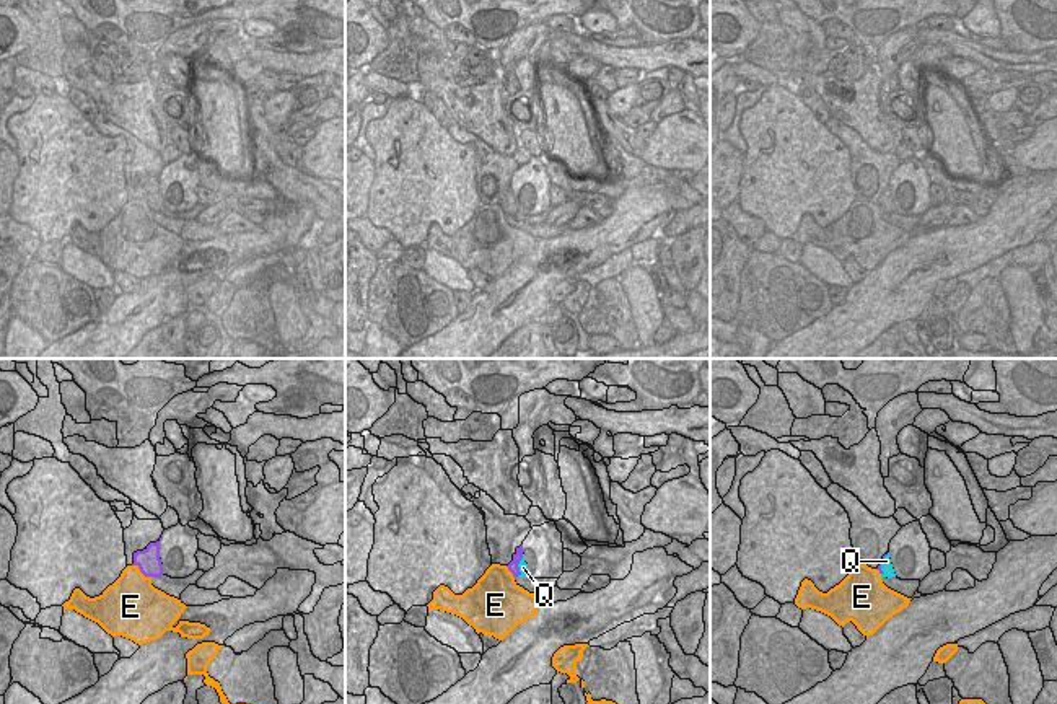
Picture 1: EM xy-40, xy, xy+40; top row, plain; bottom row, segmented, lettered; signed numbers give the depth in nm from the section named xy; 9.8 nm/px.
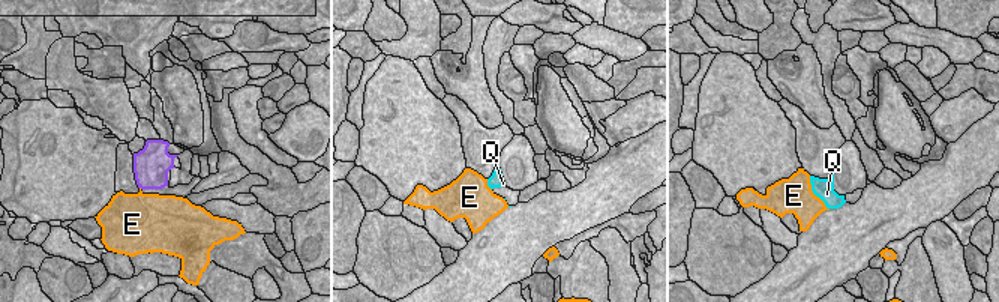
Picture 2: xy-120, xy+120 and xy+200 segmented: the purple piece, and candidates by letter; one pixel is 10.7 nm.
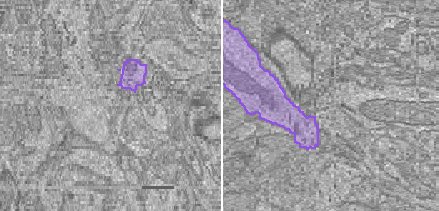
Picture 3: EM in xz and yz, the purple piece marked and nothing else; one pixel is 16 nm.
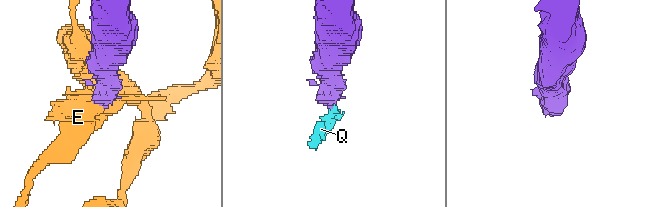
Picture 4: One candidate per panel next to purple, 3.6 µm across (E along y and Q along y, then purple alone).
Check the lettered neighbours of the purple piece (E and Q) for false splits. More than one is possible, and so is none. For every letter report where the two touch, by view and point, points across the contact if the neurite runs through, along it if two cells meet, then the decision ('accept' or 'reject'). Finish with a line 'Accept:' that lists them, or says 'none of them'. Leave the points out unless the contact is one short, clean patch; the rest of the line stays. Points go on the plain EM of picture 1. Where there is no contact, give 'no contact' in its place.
E: xy-40 (142, 207) | along xy-40 (132, 199), (150, 212) | reject
Q: xy (517, 201) | along xy (523, 189), (517, 211) | reject
Accept: none of them

